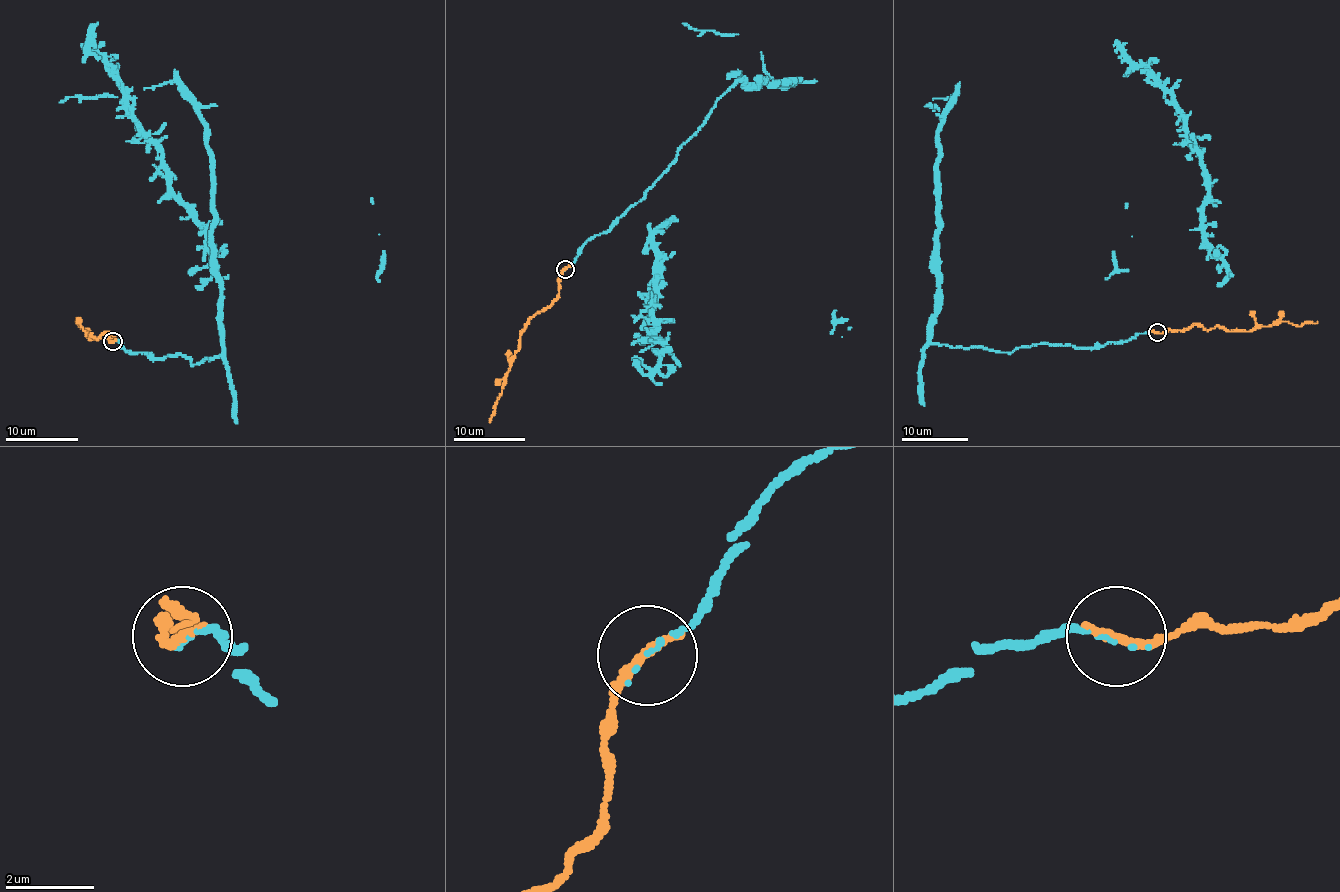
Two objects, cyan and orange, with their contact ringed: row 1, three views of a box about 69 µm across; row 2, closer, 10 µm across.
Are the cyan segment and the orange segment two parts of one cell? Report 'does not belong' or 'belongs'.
belongs

